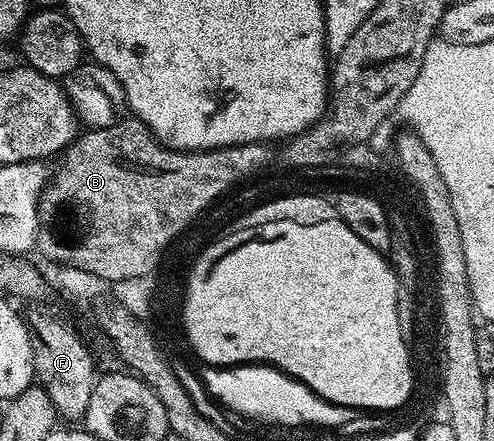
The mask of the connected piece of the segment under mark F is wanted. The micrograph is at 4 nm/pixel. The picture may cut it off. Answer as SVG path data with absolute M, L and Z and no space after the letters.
M37 314L29 322L29 334L33 337L33 372L40 387L45 390L56 410L56 417L69 424L82 421L87 412L88 400L99 370L93 367L89 350L59 322Z

